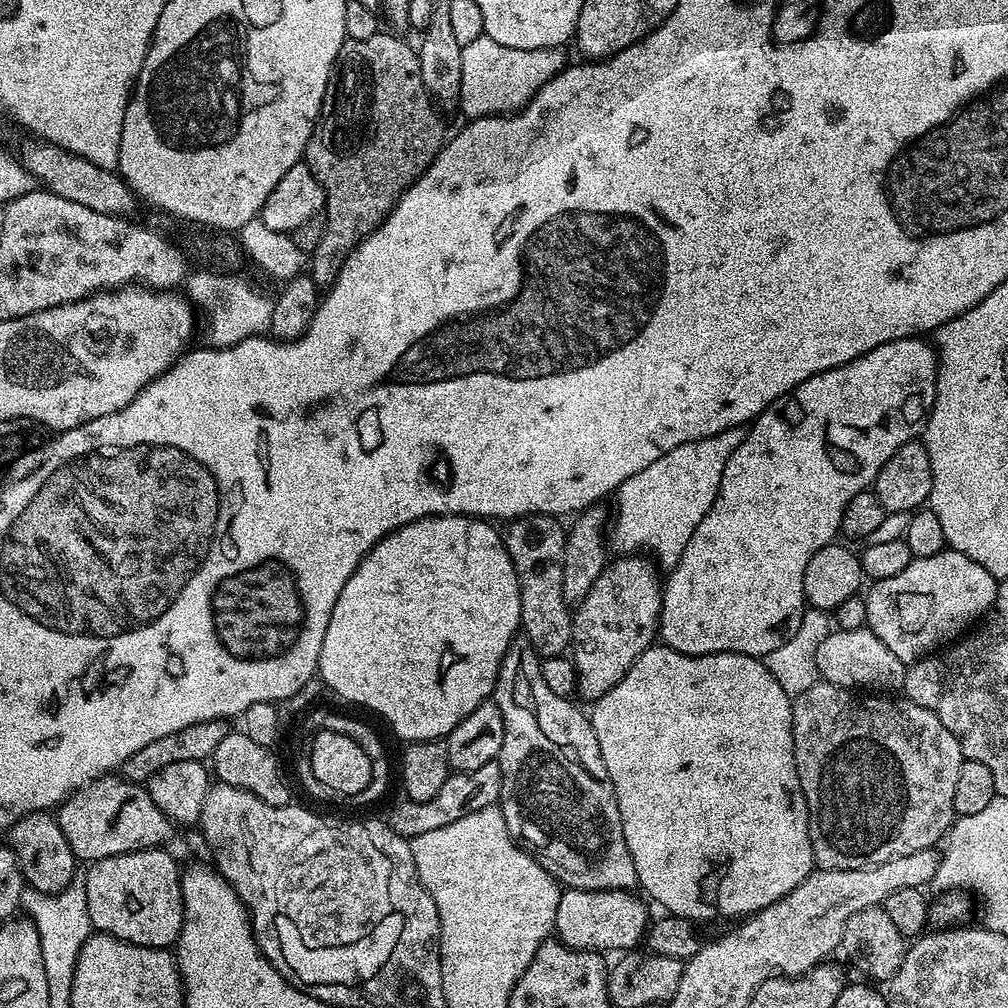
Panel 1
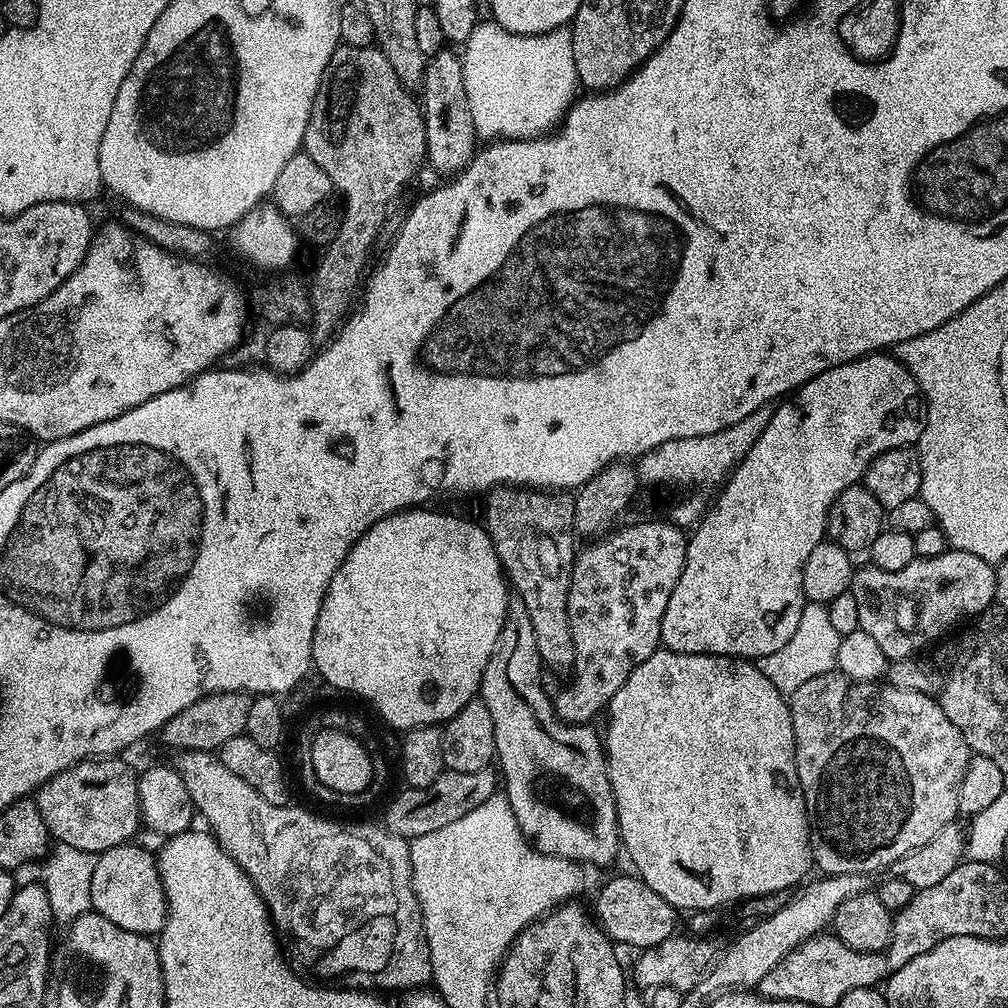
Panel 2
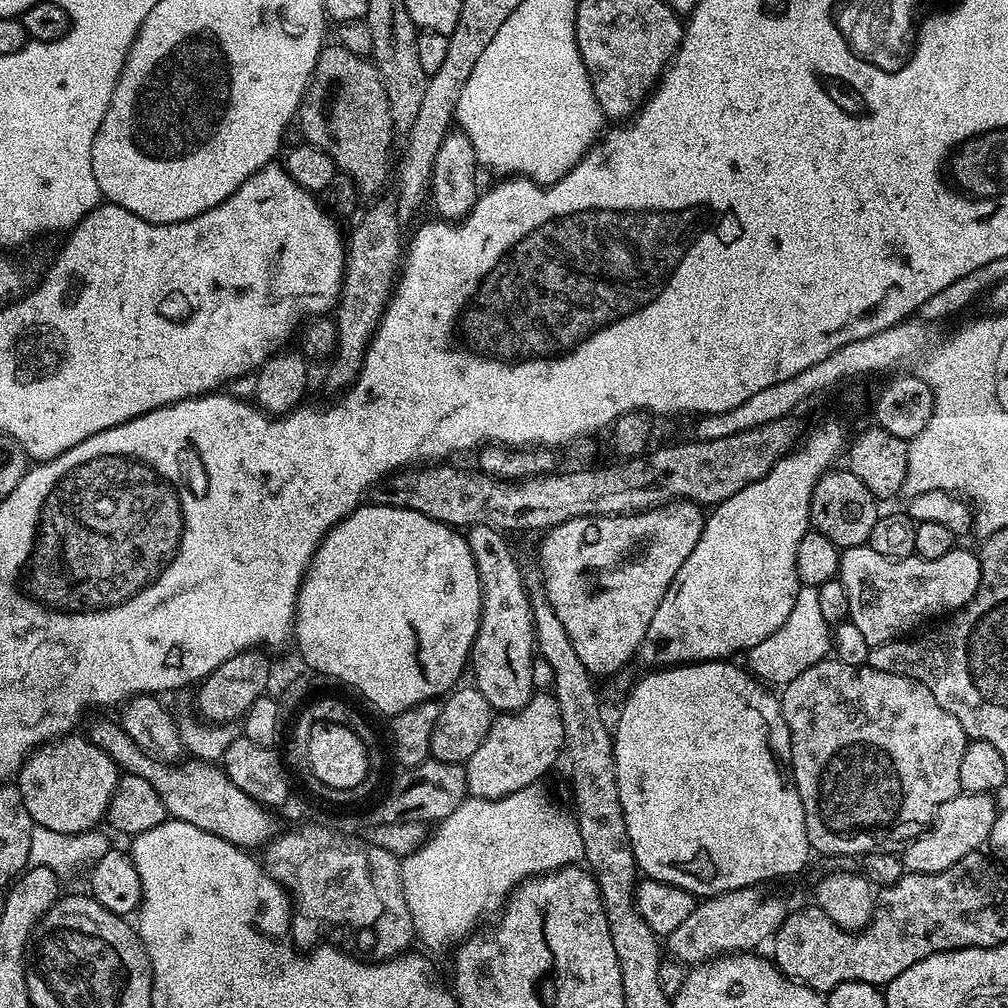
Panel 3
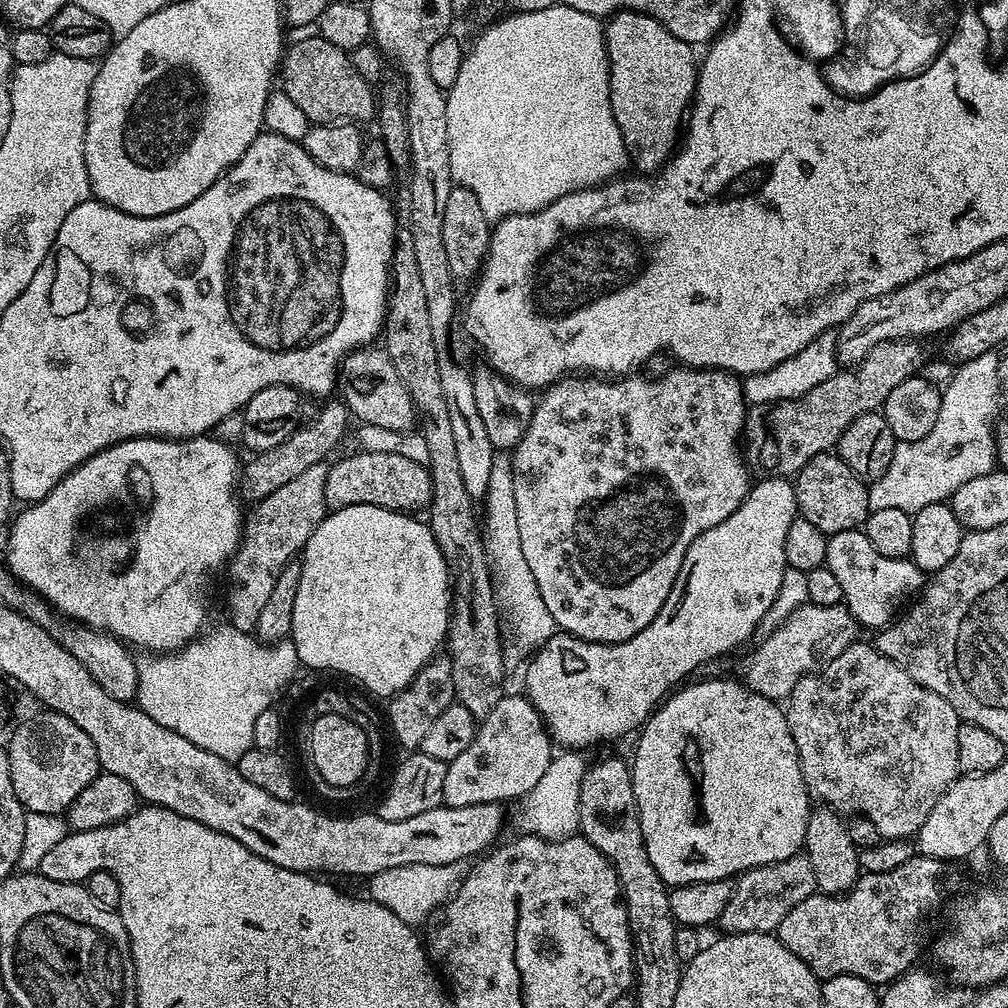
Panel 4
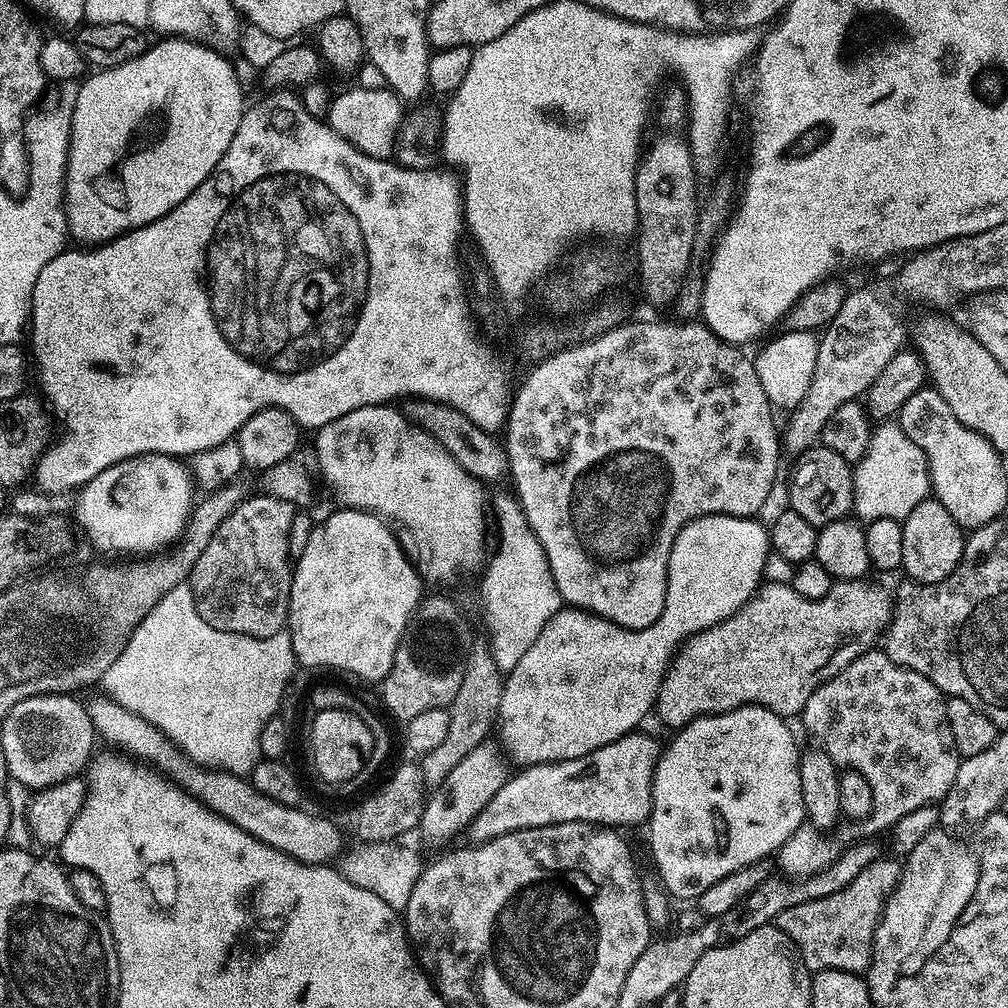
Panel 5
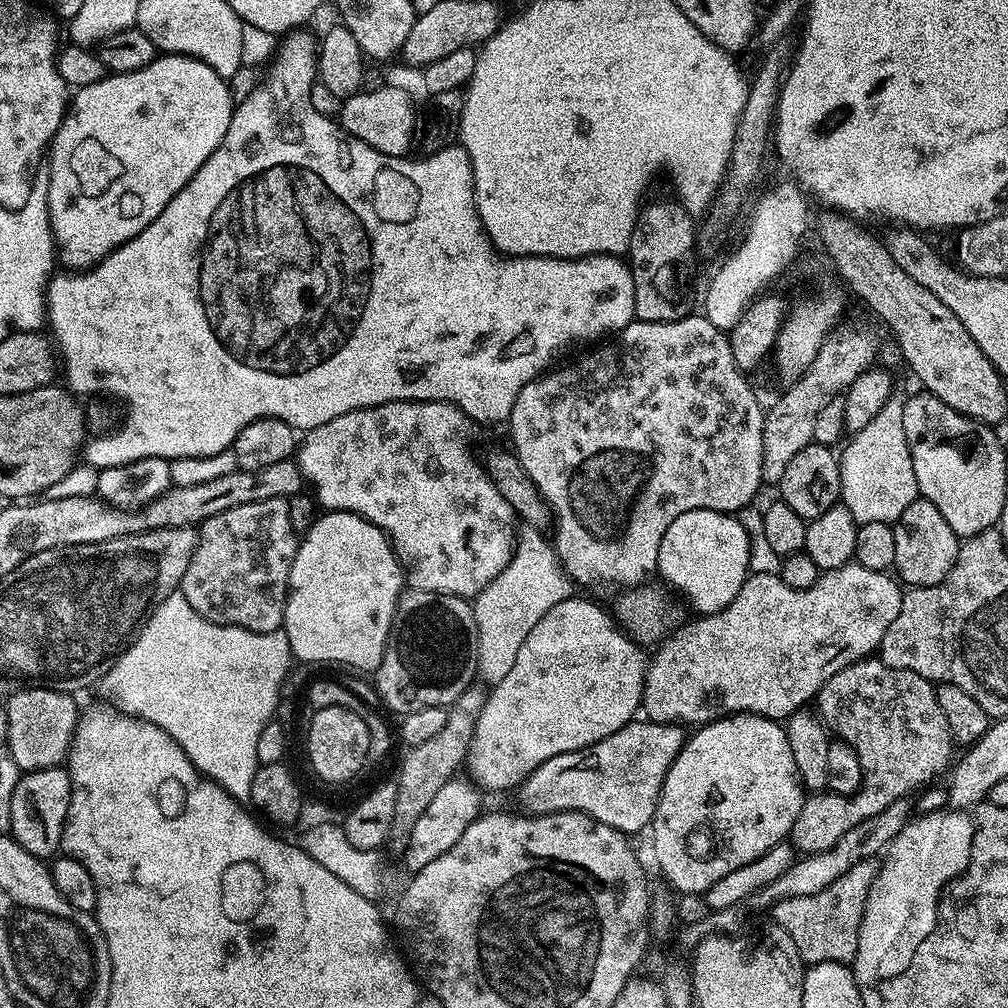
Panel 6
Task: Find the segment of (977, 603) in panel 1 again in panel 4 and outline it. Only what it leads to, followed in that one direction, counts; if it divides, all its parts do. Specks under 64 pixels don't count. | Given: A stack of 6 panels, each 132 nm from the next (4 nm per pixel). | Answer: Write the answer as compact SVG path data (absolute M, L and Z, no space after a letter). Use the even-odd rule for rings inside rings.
M860 528L831 533L824 562L842 585L844 604L861 629L879 630L888 627L905 607L904 599L912 595L915 597L926 584L925 573L920 571L913 560L885 558L878 554L878 550L874 550L870 543L870 538L866 538Z

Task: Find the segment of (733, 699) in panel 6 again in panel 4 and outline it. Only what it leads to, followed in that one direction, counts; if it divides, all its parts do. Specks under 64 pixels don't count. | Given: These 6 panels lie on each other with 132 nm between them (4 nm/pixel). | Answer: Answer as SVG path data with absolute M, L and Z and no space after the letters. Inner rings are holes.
M806 603L783 620L769 636L763 637L760 645L744 660L743 683L750 690L777 702L787 701L794 686L804 676L819 672L842 650L846 650L857 639L858 625L844 604L818 606Z

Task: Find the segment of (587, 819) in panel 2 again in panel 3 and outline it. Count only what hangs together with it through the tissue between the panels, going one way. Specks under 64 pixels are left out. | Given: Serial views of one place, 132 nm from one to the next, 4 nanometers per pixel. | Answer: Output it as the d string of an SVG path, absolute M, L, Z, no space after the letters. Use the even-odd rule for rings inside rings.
M476 524L467 529L470 554L474 554L476 569L480 575L480 625L476 640L472 644L470 657L470 676L474 679L474 687L480 691L482 698L490 702L497 713L516 712L526 706L534 693L532 682L532 661L536 642L536 627L532 624L532 597L524 582L524 572L508 545L509 537L499 528L490 525Z

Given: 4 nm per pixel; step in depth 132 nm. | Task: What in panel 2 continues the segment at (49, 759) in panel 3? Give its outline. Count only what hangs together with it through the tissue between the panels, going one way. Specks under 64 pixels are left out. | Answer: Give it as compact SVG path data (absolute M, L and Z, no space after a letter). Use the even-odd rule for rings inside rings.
M89 758L79 760L74 766L62 770L54 778L36 789L34 799L42 814L42 822L46 822L49 837L56 844L65 844L78 850L102 853L119 844L129 843L136 831L141 831L140 799L138 798L137 773L124 758Z

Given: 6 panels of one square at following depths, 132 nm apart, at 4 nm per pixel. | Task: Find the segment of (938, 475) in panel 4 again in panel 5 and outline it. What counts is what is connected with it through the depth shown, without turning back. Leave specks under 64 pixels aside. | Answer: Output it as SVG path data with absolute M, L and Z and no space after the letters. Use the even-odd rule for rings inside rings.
M888 422L883 428L884 436L875 437L874 450L870 450L854 465L854 512L864 522L878 518L894 518L903 522L910 510L918 506L918 502L929 499L934 488L933 469L928 463L928 455L914 446L910 438L906 438L899 423Z

